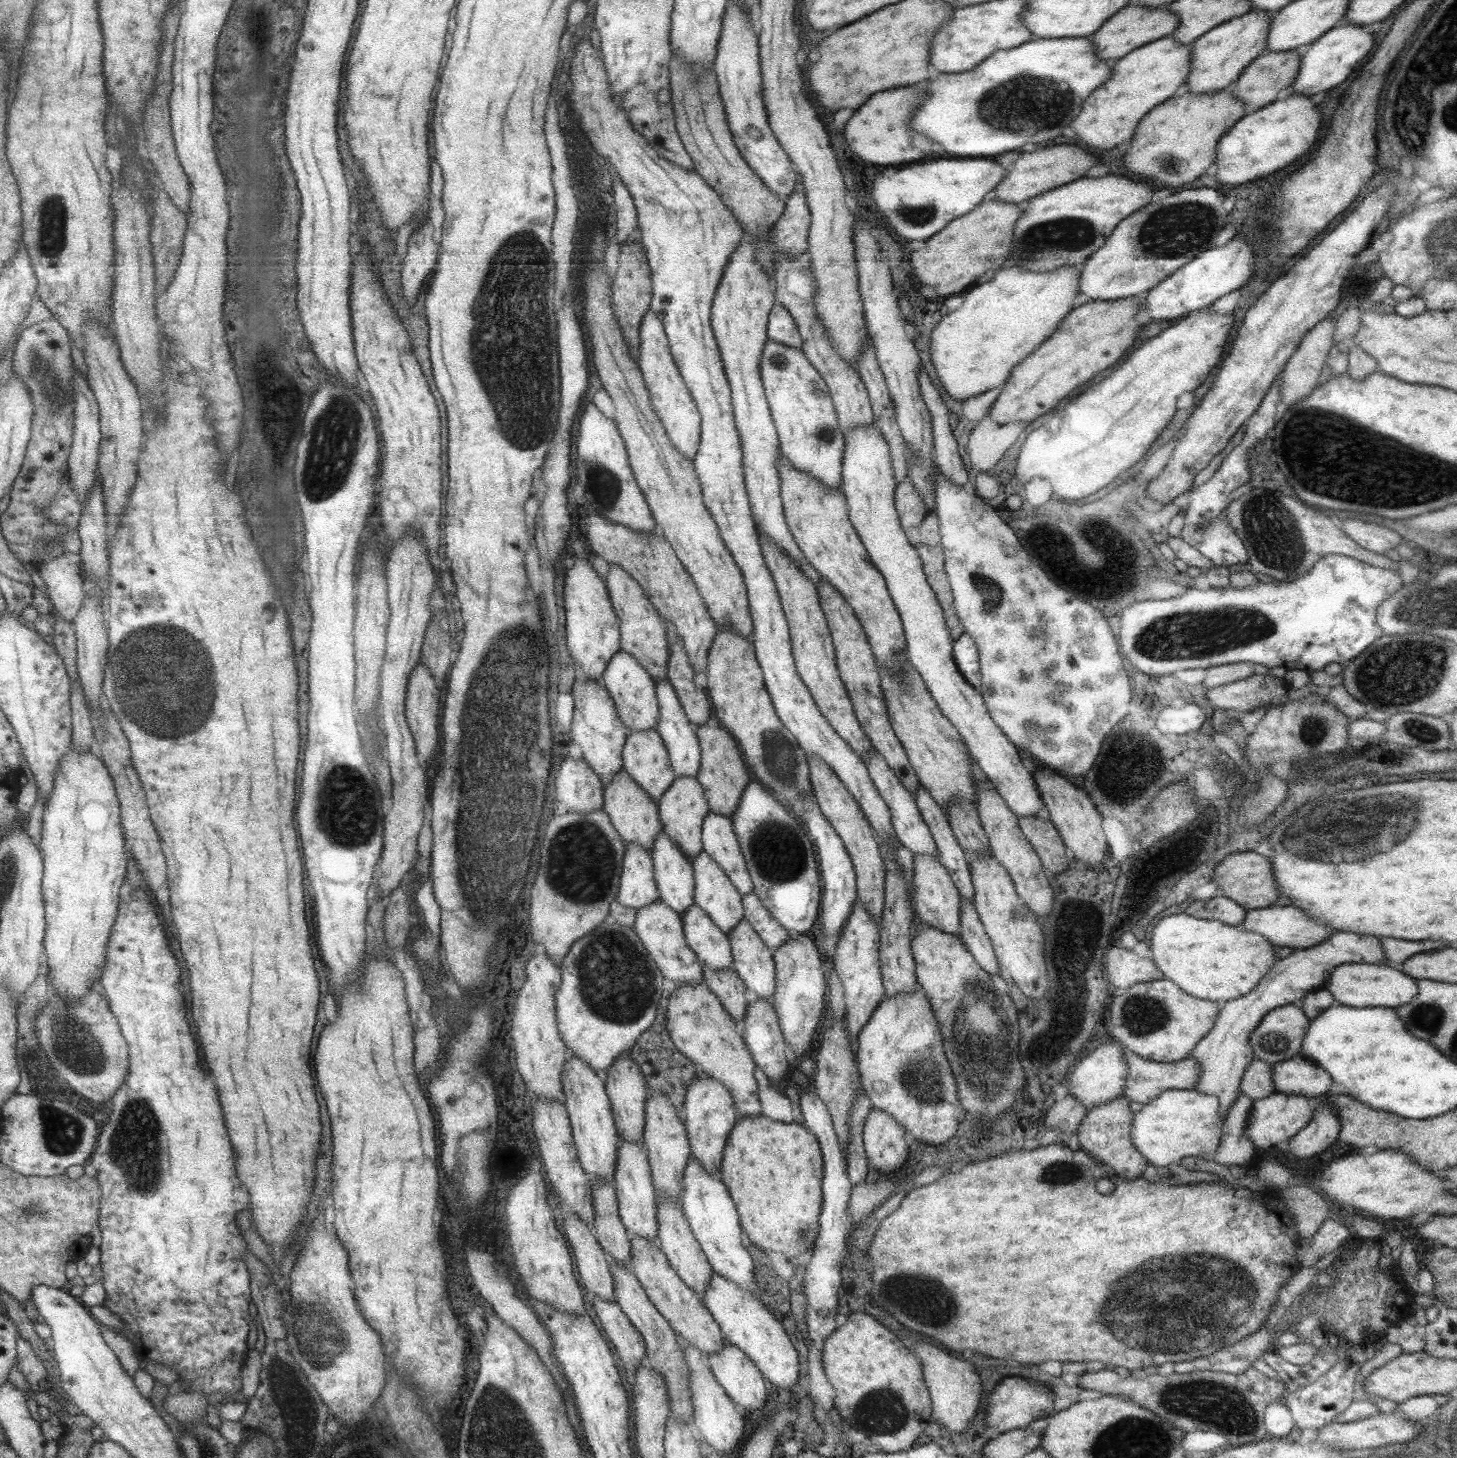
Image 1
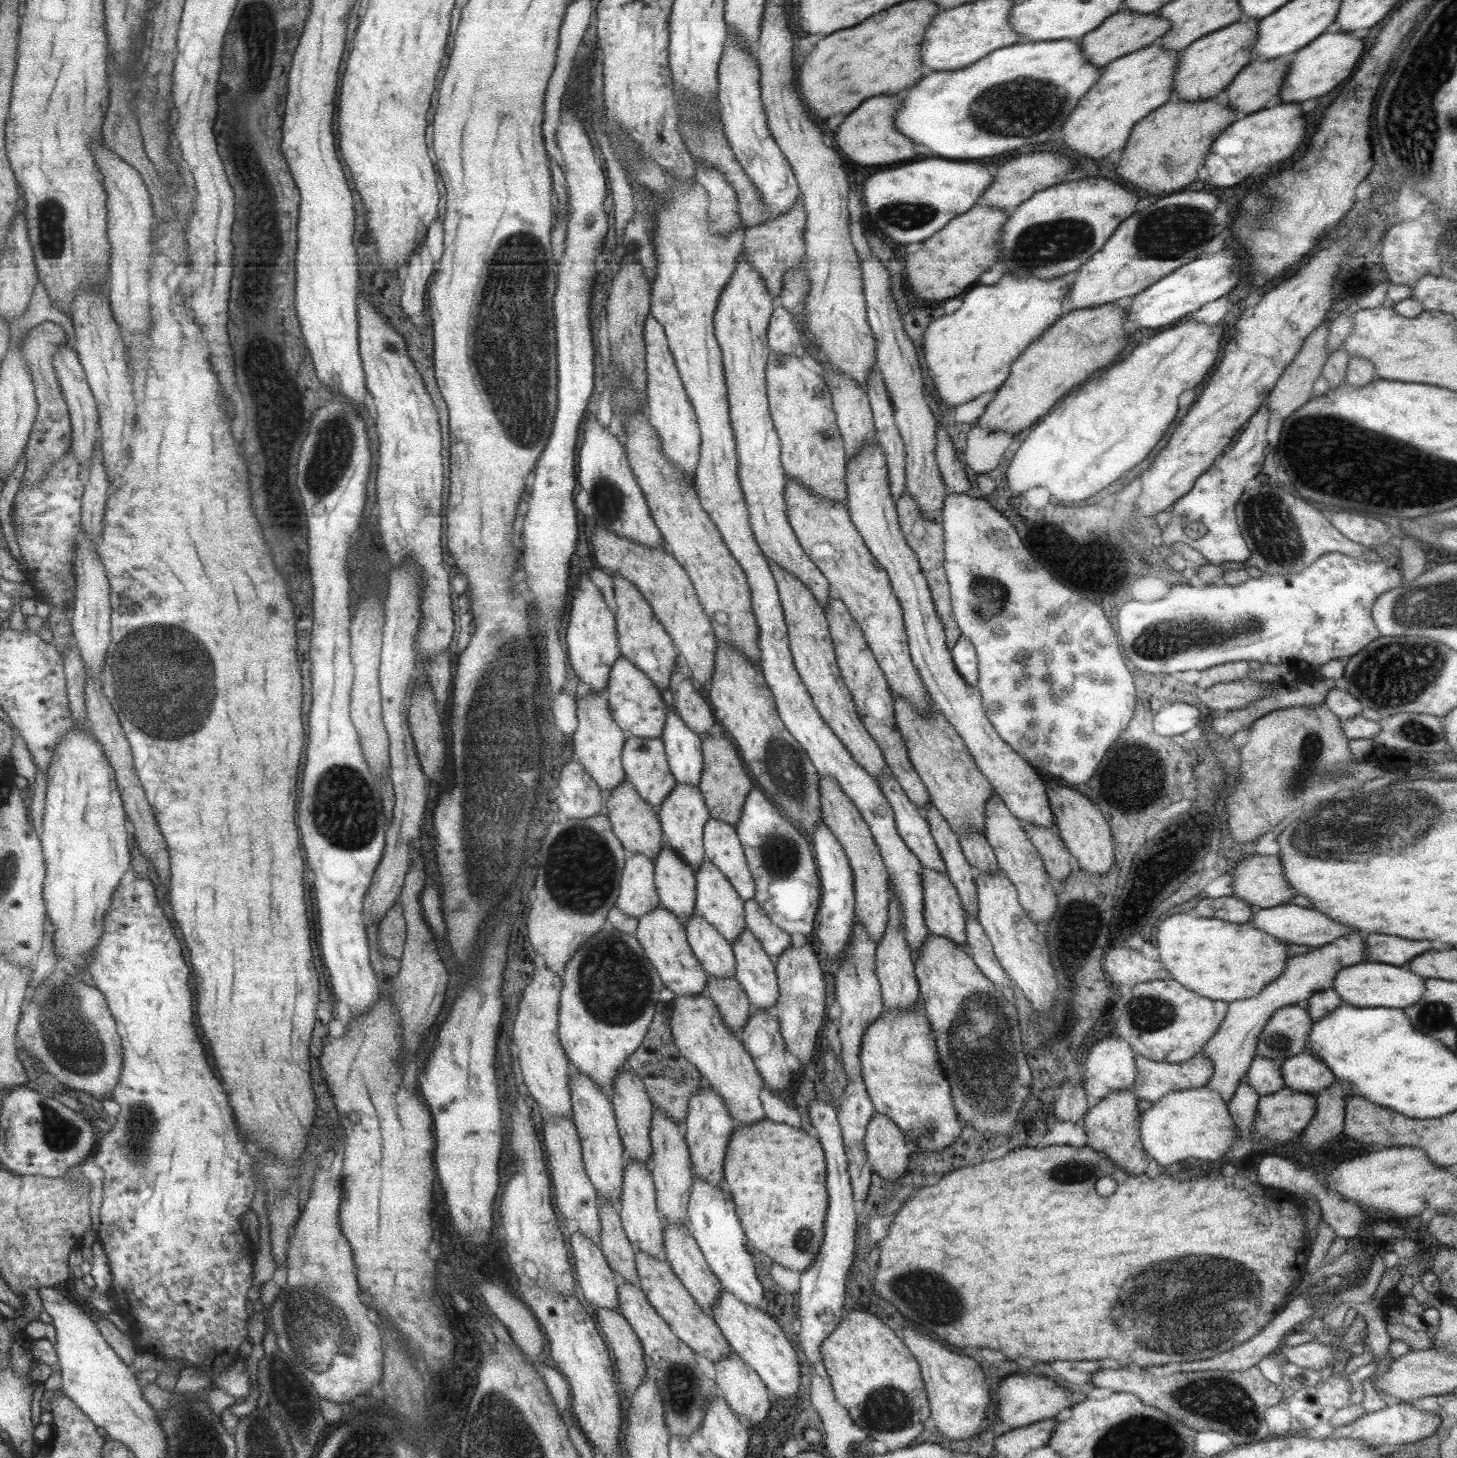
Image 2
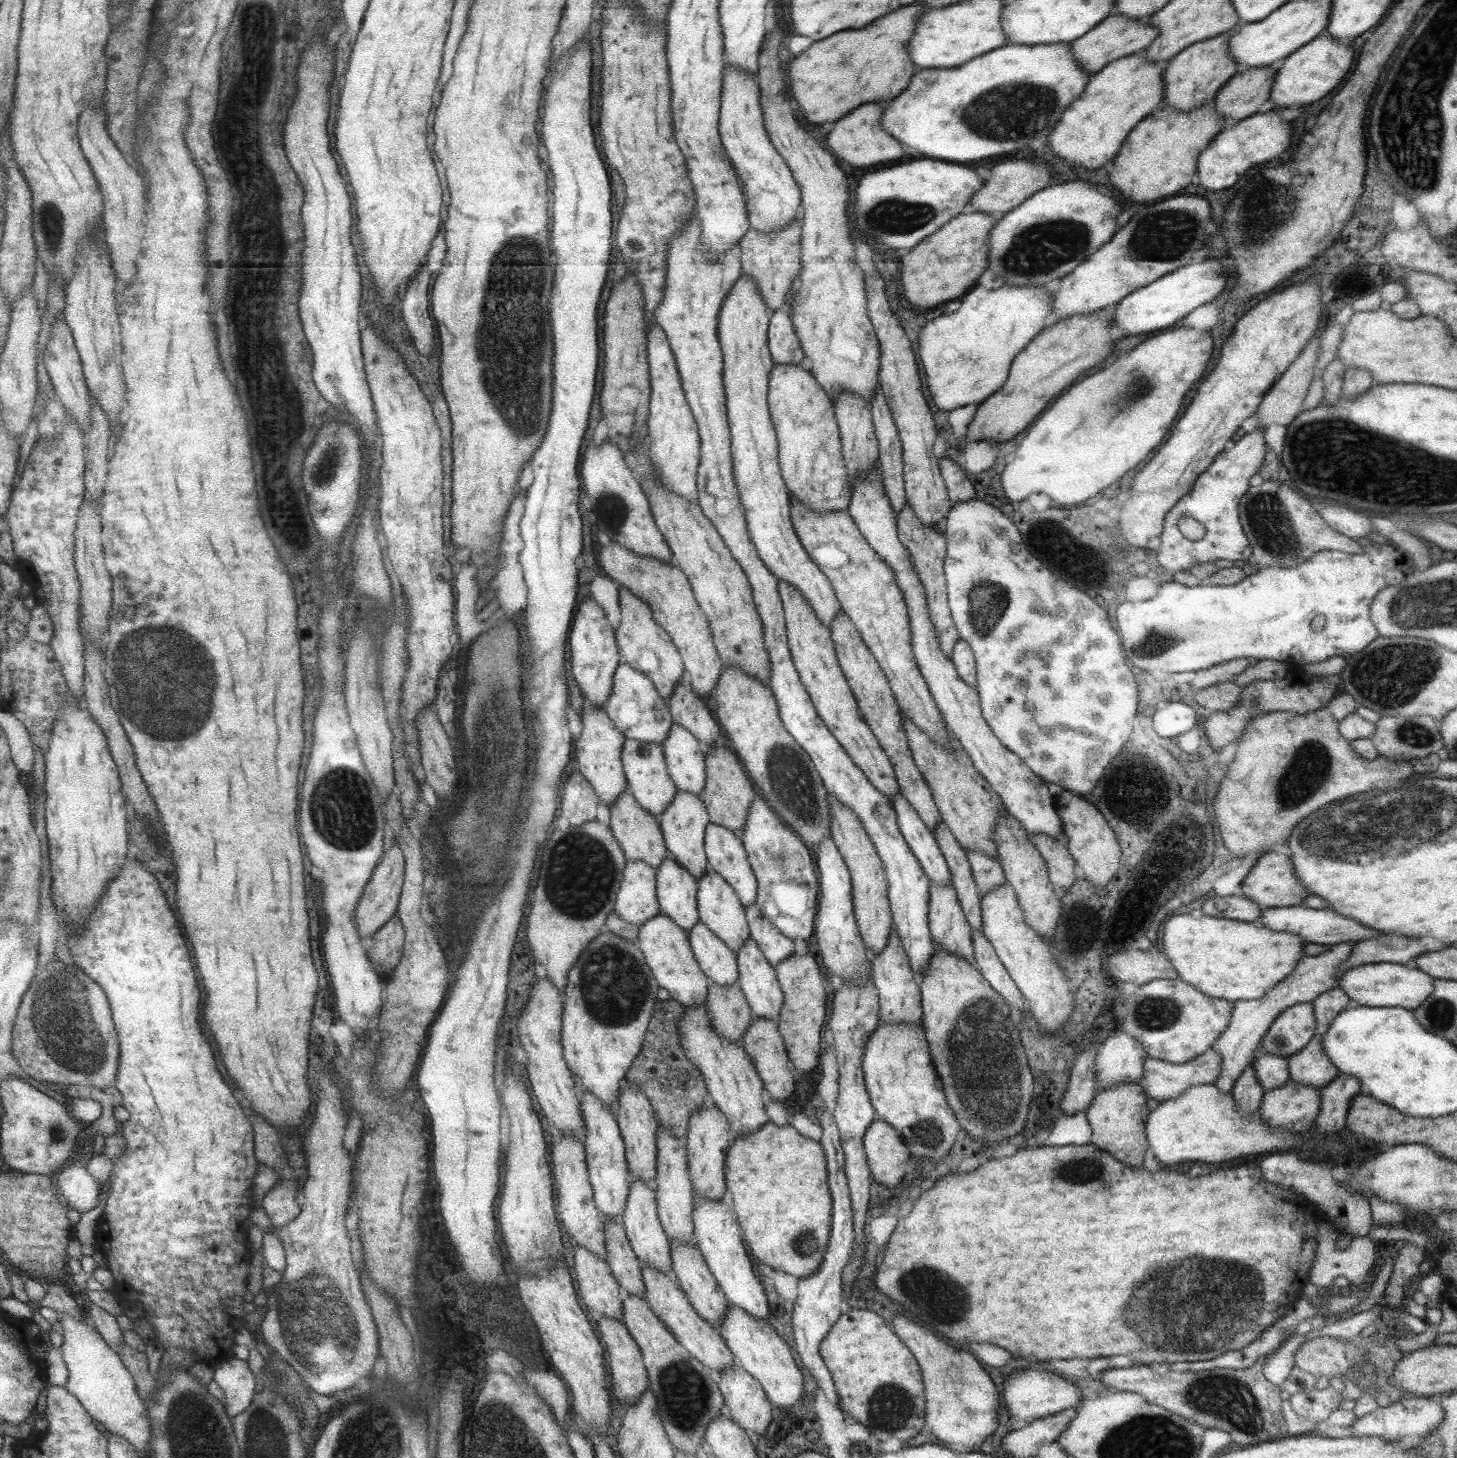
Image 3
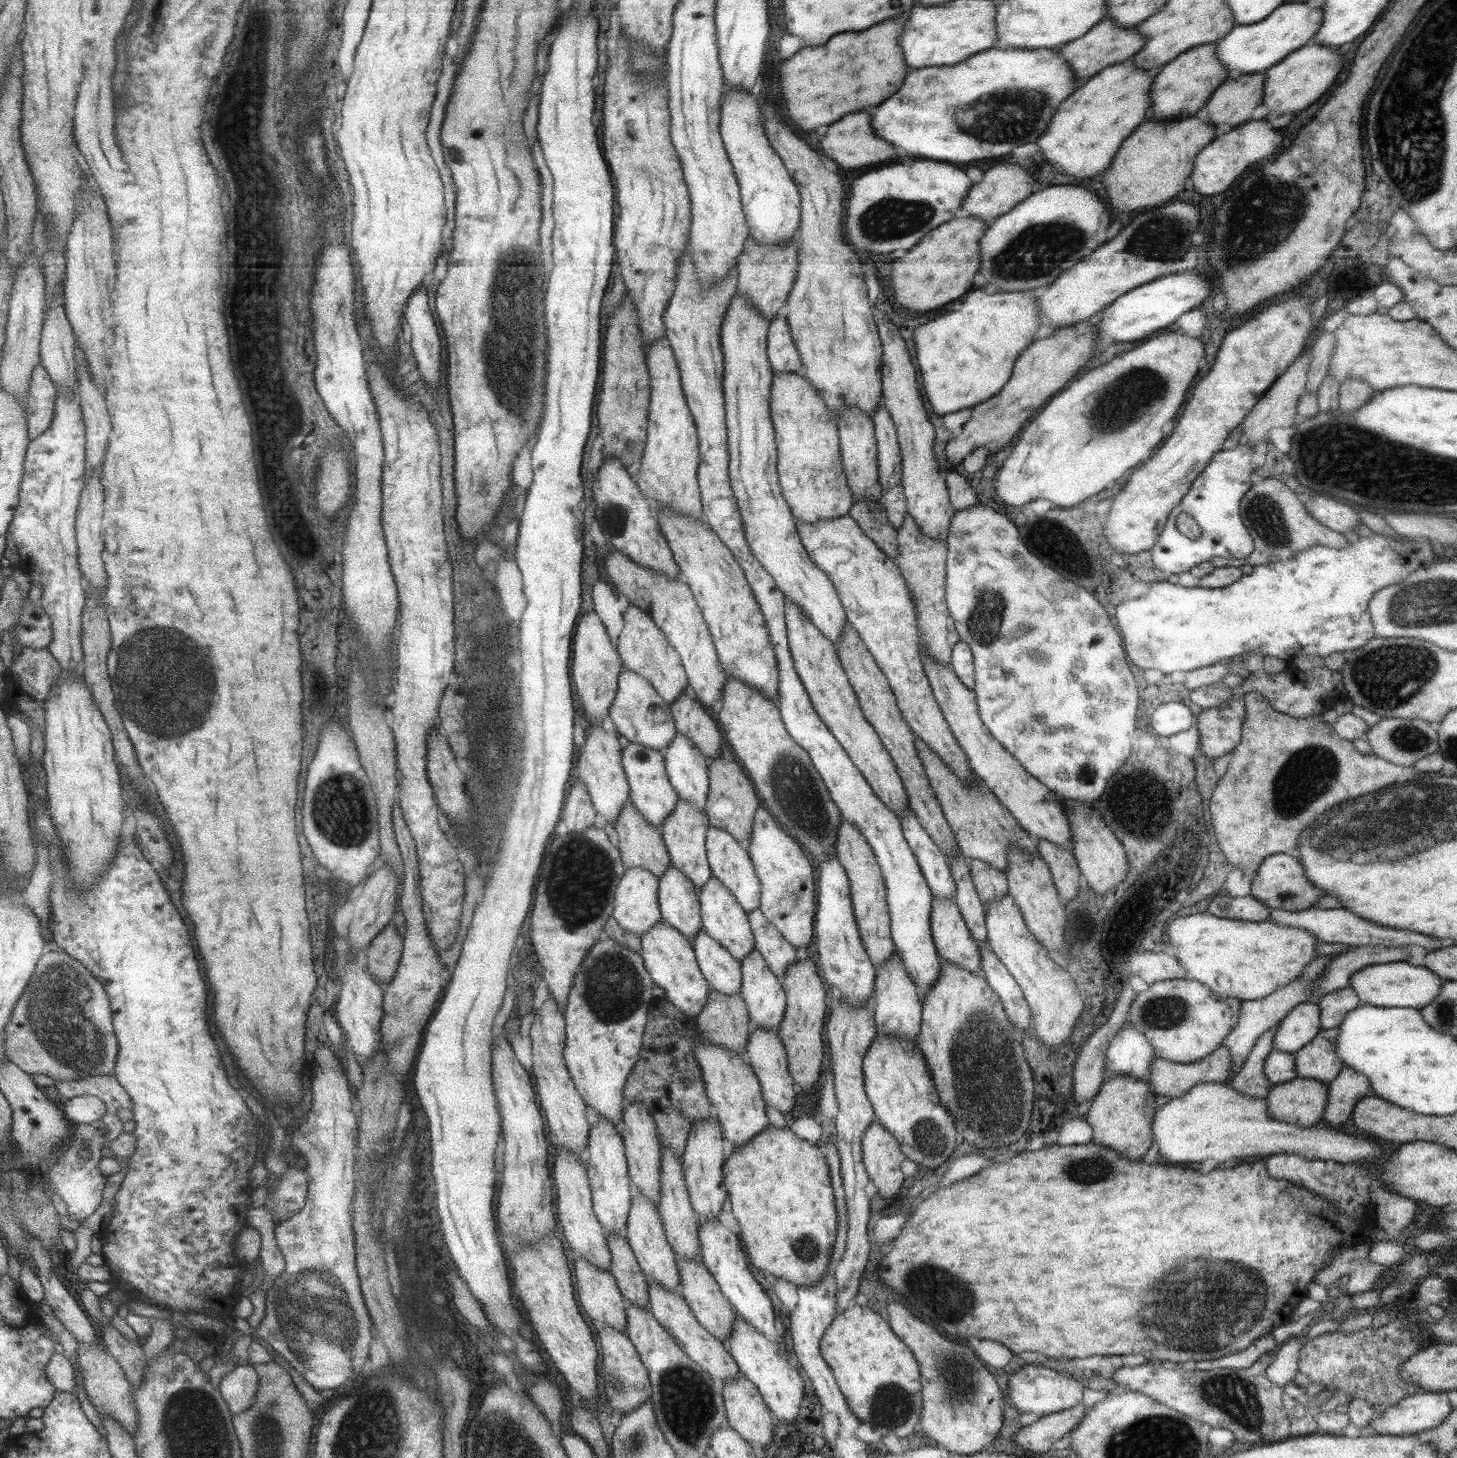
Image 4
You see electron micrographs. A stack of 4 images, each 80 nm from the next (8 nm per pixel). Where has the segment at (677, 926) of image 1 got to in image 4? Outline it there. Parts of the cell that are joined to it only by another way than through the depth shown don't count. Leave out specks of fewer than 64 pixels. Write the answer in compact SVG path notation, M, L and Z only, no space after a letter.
M657 922L640 936L640 955L654 986L663 988L664 998L685 1017L697 1016L706 1003L710 986L701 974L690 940L665 922Z

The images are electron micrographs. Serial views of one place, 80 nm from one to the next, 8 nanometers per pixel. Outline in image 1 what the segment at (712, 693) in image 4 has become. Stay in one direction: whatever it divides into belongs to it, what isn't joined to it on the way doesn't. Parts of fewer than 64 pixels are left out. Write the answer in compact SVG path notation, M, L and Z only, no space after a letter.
M587 509L585 532L591 550L609 564L621 567L625 573L635 579L644 590L649 602L660 614L663 621L671 624L677 638L681 639L694 672L704 671L707 653L717 626L711 618L701 595L685 568L675 556L670 544L661 532L642 533L631 531L629 527L607 520L593 509Z

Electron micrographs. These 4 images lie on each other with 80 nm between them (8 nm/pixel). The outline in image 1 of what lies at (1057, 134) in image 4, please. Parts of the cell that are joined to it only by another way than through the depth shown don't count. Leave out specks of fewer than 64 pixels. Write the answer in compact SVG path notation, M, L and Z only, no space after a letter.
M1167 35L1133 49L1111 64L1109 80L1090 92L1079 116L1069 124L1081 146L1099 152L1131 138L1140 118L1183 90L1190 69L1190 49Z

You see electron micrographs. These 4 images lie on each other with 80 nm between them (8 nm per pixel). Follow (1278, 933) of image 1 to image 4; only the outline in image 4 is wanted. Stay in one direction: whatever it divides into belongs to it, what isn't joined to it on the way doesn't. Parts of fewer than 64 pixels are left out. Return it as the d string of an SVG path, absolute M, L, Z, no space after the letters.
M1304 908L1298 911L1289 909L1270 909L1268 921L1279 926L1291 926L1291 928L1301 928L1307 930L1319 942L1349 944L1353 947L1370 944L1379 946L1399 946L1399 944L1419 944L1425 946L1429 942L1427 936L1415 934L1415 932L1401 932L1401 930L1391 930L1391 928L1381 928L1375 926L1373 922L1361 920L1359 916L1352 912L1345 912L1343 908L1321 909L1321 908Z

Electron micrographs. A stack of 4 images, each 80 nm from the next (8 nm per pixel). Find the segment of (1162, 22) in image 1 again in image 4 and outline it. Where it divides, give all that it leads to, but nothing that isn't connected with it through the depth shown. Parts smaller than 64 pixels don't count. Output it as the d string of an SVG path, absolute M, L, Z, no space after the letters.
M1103 18L1083 36L1061 45L1058 49L1070 64L1076 80L1083 82L1097 74L1103 67L1131 58L1145 44L1145 41L1146 36L1135 27L1122 27L1114 20Z

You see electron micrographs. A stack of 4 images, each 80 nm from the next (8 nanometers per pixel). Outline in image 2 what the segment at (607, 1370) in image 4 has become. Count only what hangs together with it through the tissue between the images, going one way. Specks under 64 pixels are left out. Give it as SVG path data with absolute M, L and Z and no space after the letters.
M596 1307L597 1326L615 1363L621 1391L635 1388L646 1373L642 1344L619 1311Z

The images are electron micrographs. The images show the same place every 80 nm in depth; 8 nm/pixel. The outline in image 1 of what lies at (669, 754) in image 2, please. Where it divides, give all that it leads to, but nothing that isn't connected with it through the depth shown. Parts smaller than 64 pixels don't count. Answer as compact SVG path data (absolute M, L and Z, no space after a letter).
M663 677L654 681L655 698L658 704L658 721L655 730L665 745L671 768L676 777L695 777L700 765L700 746L695 732L696 726L685 716L681 703L671 683Z

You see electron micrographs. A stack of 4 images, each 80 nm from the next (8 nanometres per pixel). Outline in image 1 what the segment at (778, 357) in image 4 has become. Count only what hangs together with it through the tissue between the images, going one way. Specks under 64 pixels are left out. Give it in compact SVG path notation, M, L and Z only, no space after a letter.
M773 304L767 319L766 336L773 342L784 344L787 347L801 348L801 337L791 317L781 304Z

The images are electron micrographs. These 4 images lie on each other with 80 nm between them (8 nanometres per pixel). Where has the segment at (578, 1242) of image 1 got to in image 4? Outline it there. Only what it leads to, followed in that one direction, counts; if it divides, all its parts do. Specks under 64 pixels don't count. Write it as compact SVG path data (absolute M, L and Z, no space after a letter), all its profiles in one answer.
M575 1257L575 1292L579 1306L596 1325L611 1326L625 1333L627 1320L623 1298L608 1271L593 1268L585 1258Z

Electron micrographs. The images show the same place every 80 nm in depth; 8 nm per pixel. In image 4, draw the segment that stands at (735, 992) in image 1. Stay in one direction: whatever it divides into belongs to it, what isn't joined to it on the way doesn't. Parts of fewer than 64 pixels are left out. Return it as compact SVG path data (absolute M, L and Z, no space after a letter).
M710 988L706 1003L694 1019L703 1038L744 1055L752 1025L739 994L727 996Z

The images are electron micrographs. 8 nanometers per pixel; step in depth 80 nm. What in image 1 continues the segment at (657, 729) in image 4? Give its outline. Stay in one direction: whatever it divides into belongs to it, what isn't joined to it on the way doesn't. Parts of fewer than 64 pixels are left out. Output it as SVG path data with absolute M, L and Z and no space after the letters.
M619 649L608 660L602 672L601 684L613 699L618 719L625 725L627 733L654 729L658 721L658 704L655 698L652 676L628 652Z

